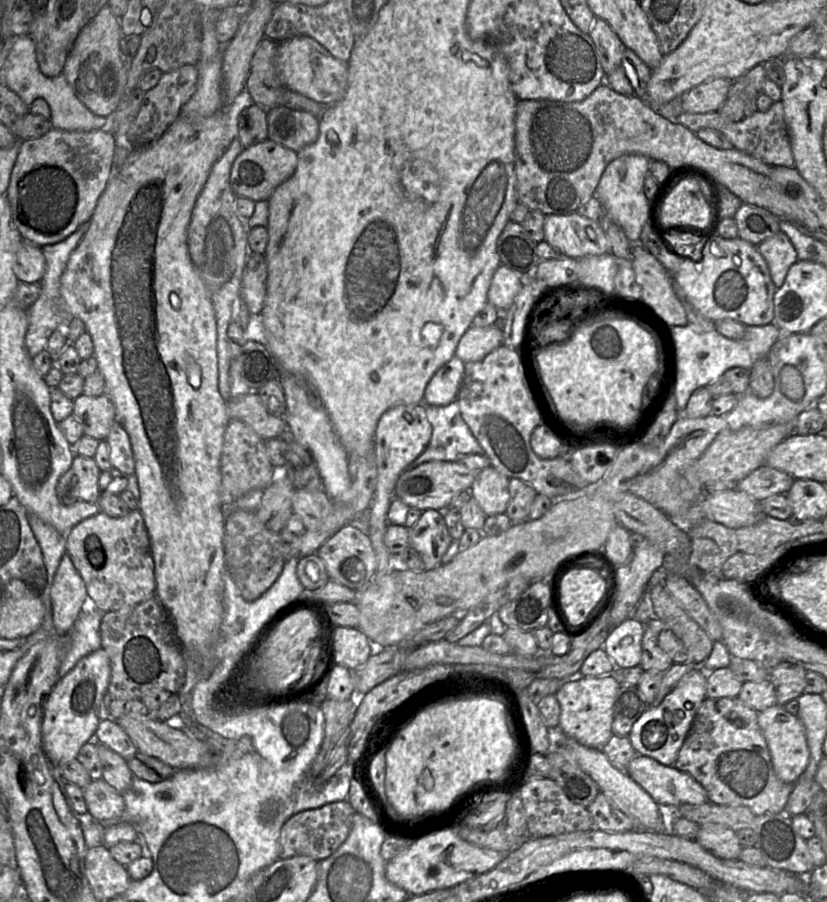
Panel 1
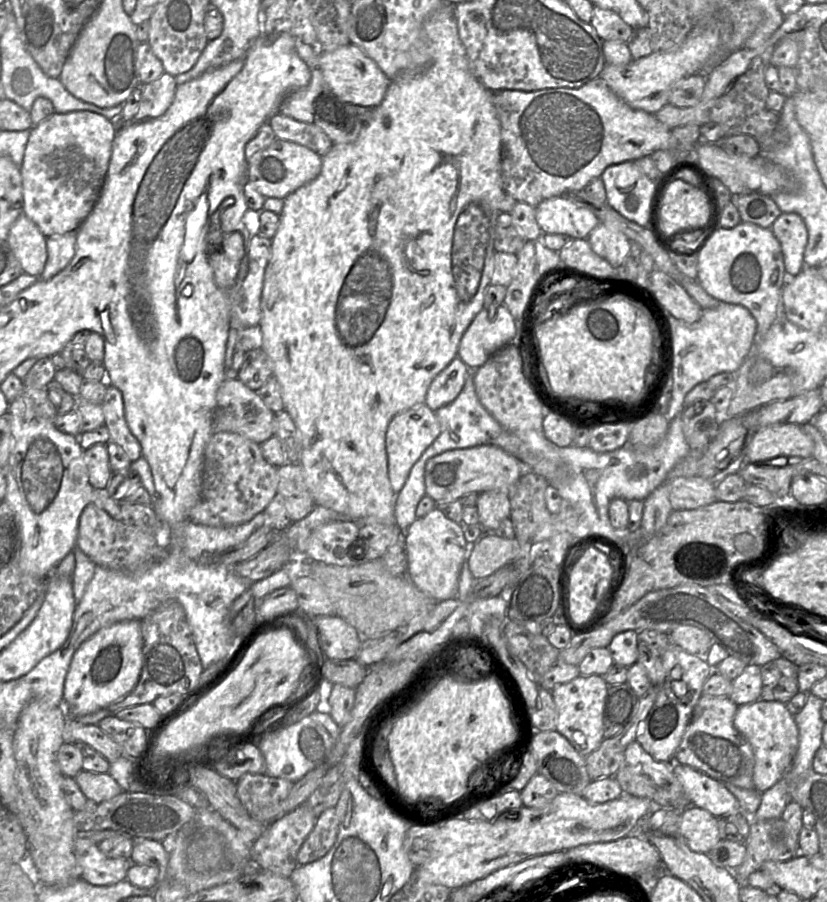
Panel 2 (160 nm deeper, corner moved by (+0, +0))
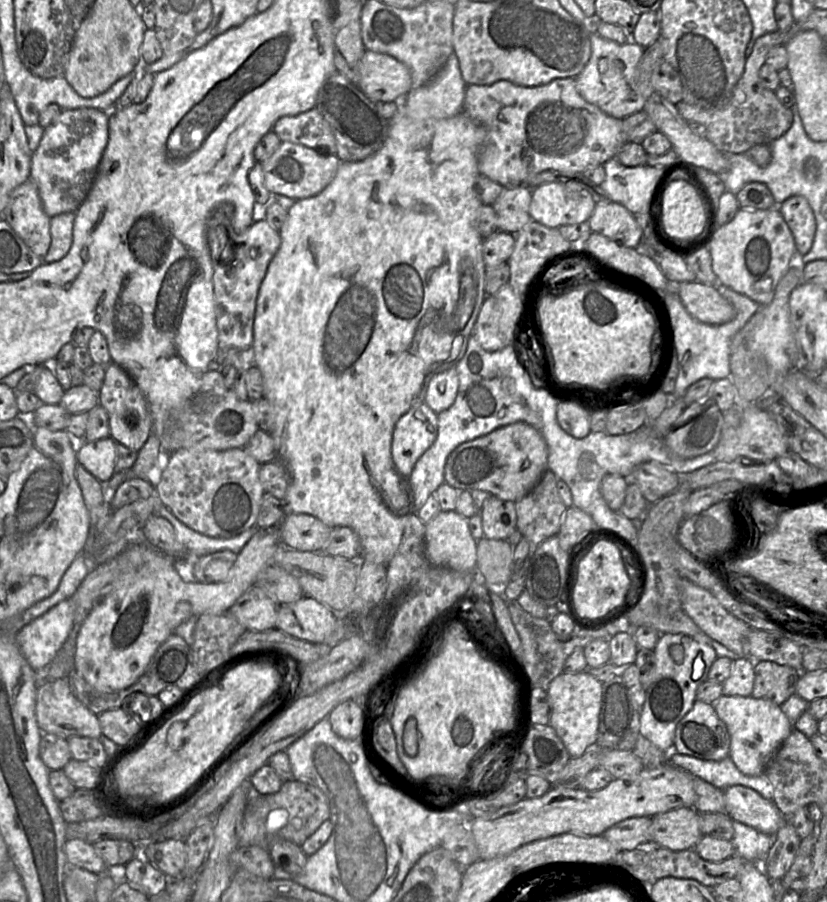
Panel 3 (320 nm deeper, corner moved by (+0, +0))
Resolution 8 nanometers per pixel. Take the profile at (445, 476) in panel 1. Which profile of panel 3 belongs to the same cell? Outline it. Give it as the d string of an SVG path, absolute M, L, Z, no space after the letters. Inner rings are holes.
M516 422L465 442L448 456L444 482L458 491L479 489L502 500L517 502L526 496L548 470L548 447L533 426Z

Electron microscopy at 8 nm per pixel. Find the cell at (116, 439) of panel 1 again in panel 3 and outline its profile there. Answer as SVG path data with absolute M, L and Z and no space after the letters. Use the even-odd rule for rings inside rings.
M111 362L106 366L105 378L98 395L99 404L109 417L110 436L116 443L138 452L153 433L153 420L141 390L123 368Z

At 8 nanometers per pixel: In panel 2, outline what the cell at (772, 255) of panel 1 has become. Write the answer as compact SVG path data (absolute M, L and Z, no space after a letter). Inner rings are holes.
M781 213L770 229L781 245L785 285L805 267L803 258L808 231L804 220L796 213Z

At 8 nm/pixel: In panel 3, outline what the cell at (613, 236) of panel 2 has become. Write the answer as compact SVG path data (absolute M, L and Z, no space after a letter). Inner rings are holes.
M613 201L596 203L588 223L592 232L625 247L637 248L643 237L634 214Z

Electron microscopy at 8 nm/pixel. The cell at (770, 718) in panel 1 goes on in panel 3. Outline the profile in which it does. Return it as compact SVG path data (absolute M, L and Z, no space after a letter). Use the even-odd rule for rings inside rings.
M722 695L714 704L718 717L724 722L730 735L729 757L738 770L747 776L759 776L793 730L793 725L780 706L766 699L752 696Z

